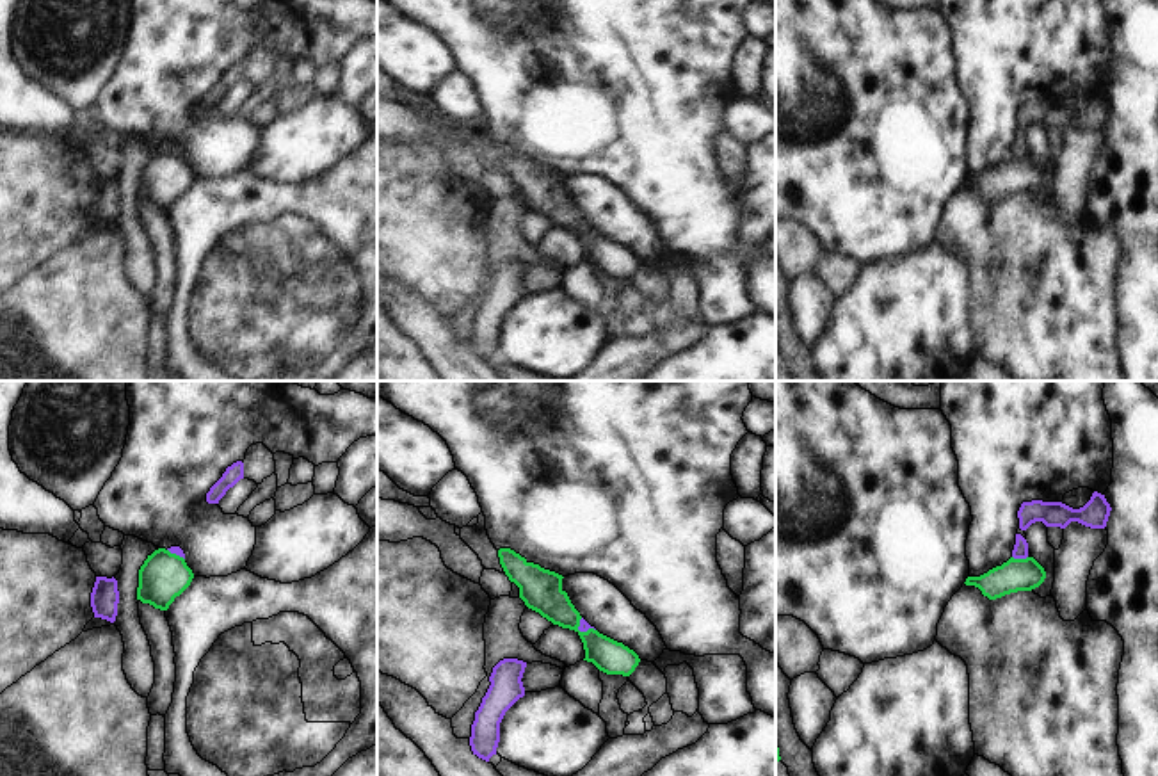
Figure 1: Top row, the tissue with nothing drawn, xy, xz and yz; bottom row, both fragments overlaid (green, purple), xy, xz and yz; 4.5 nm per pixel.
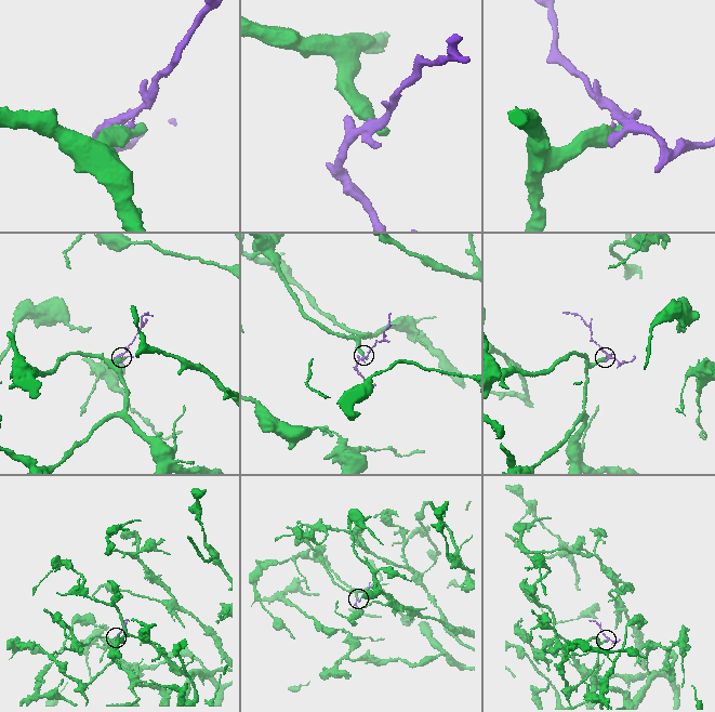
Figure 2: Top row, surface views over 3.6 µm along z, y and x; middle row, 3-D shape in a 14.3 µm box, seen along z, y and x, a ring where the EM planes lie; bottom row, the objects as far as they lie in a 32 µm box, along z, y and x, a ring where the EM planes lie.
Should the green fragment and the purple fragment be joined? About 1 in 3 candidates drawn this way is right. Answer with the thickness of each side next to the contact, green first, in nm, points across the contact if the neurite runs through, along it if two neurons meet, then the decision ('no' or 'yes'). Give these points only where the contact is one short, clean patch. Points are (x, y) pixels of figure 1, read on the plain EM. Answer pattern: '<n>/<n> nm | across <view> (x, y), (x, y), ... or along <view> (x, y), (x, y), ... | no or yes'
150/70 nm | along yz (1013, 157), (1027, 159) | no

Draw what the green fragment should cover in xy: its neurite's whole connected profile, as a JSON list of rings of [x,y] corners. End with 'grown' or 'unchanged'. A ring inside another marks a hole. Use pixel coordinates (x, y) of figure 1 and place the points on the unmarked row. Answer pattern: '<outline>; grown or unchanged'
[[[165,150],[155,151],[139,171],[137,201],[167,212],[192,183],[194,174],[185,160]]]; unchanged

